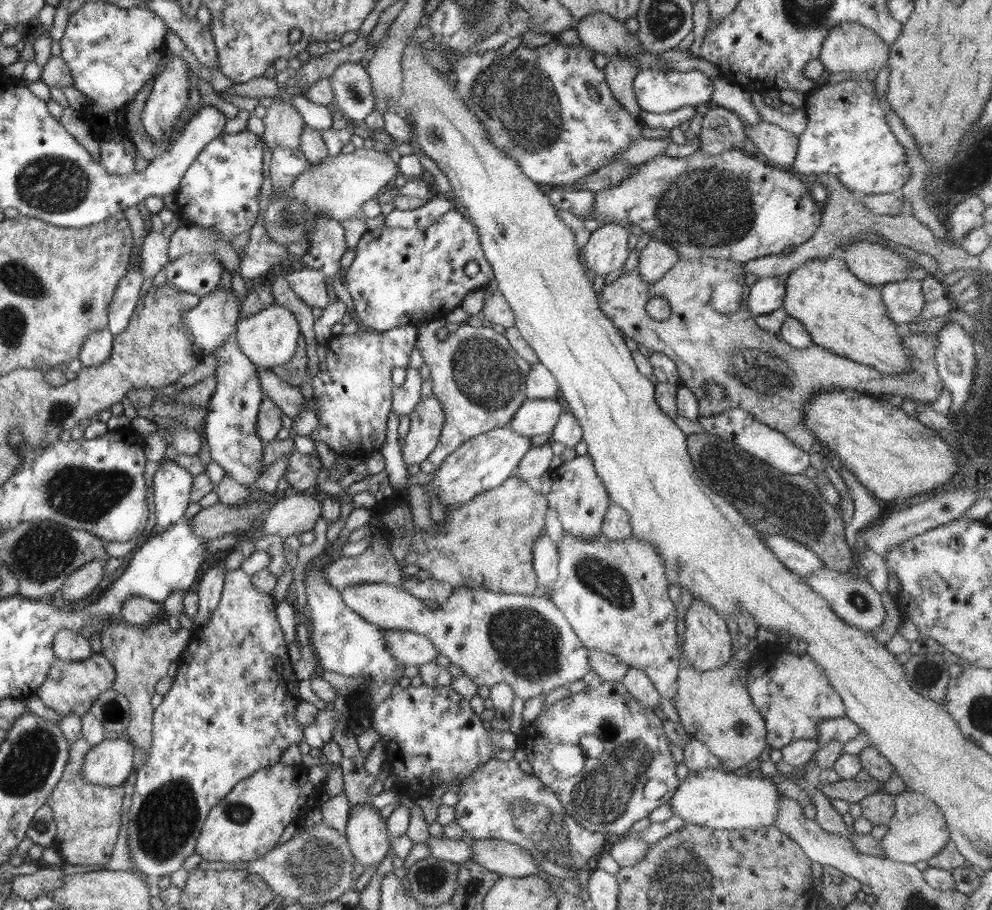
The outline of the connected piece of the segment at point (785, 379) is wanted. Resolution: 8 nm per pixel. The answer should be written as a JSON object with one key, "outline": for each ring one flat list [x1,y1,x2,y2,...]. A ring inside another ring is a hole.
{"outline":[[682,259,655,283,645,283,635,267,630,273,622,273,618,279,604,285,598,300,602,312,614,323,624,336,630,336,638,345,646,346,650,352,660,352,674,361,679,372,679,378,685,387,688,387,696,397,699,404,700,415,709,417,726,413,729,408,741,408,752,415,756,420,771,429,784,433,798,448,804,449,808,454,821,452,822,443,805,425,804,407,806,403,818,392,836,388,852,388,860,393,871,396,879,394,893,394,902,398,920,403,933,403,942,392,943,380,937,371,935,361,935,346,937,332,934,334,911,334,903,332,902,340,907,346,909,354,909,370,902,374,884,374,875,368,858,364,856,361,838,356,827,348,812,343,806,348,796,348,787,343,779,335,762,330,754,320,754,315,748,310,747,302,743,301,735,313,720,314,712,305,712,292,717,284,724,281,736,281,743,288,745,286,745,270,739,262,730,259],[662,297,671,308,667,319,651,319,646,309,646,303,651,299],[715,382,723,386,725,397,721,401,713,401,706,396,704,386]]}

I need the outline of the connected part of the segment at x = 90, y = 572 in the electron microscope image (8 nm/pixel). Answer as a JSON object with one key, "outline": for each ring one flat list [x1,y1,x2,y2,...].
{"outline":[[92,561,76,570,62,585,62,598,67,605,75,605,88,596,102,580,107,561]]}

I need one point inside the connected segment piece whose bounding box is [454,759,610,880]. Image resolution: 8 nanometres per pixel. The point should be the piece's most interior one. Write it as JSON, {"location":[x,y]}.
{"location":[499,801]}

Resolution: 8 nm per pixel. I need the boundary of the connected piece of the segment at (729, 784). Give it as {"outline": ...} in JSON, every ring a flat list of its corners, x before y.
{"outline":[[722,769,689,772,679,782,669,803,673,816,681,816,686,822,708,828,738,830,761,829,775,825,782,796,771,779,735,776]]}

